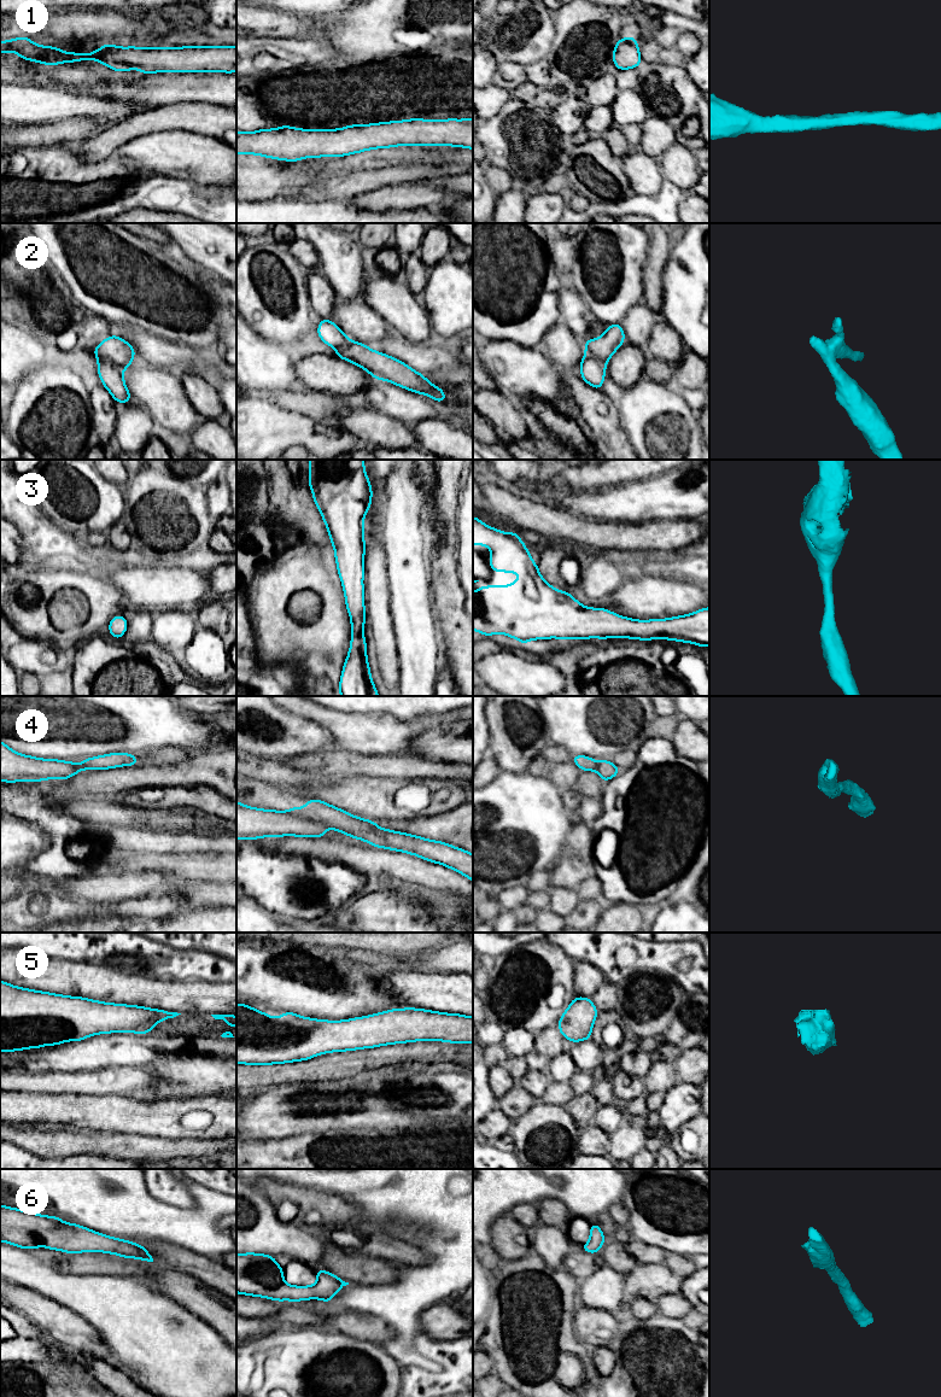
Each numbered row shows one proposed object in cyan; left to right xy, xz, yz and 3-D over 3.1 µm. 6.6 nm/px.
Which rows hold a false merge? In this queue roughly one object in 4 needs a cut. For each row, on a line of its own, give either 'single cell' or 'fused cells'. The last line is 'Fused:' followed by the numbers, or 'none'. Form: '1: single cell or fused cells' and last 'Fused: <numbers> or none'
1: single cell
2: fused cells
3: single cell
4: fused cells
5: single cell
6: single cell
Fused: 2, 4

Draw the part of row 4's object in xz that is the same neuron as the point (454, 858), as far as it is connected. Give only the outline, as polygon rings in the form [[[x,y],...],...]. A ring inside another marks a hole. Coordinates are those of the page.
[[[310,799],[304,805],[310,819],[370,846],[413,854],[426,861],[456,870],[473,882],[473,854],[449,843],[380,829],[374,820],[358,818],[327,802]]]

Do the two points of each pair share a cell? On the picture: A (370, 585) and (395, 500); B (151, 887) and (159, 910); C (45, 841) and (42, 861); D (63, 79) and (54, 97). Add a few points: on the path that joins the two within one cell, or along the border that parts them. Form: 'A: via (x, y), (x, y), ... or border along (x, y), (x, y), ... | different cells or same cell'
A: border along (381, 515), (380, 541), (387, 566) | different cells
B: border along (153, 893), (126, 900) | different cells
C: border along (52, 843), (47, 849), (31, 858), (24, 866) | different cells
D: border along (30, 83), (63, 87), (65, 89) | different cells

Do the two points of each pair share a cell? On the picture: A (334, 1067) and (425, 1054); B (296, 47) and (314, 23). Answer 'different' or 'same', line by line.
A: same
B: different

